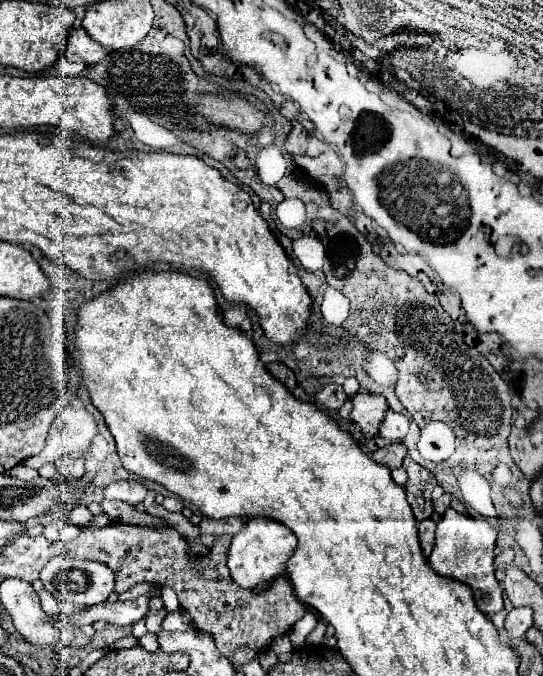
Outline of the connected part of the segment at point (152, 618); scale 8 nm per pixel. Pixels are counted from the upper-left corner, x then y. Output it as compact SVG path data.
M160 610L160 612L150 614L150 616L146 618L146 628L148 628L148 632L152 632L152 634L160 632L160 624L162 624L162 620L164 620L166 614L168 614L166 610Z

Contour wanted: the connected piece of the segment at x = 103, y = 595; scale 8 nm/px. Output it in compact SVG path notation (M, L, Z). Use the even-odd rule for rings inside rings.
M54 556L40 572L40 582L58 602L72 602L82 606L92 606L104 602L114 590L114 572L100 562L90 560L68 560L64 556Z

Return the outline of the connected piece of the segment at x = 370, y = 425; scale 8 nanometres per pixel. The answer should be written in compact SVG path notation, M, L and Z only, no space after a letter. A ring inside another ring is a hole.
M356 394L352 398L354 410L352 410L352 420L362 428L364 436L372 438L378 434L378 428L384 420L384 412L388 410L388 402L384 396L378 394Z

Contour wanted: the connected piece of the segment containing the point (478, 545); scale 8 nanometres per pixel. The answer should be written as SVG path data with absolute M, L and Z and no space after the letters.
M448 508L442 520L438 522L436 544L428 558L428 564L436 574L454 578L470 586L478 610L488 616L504 608L504 602L500 598L500 584L494 578L494 548L496 548L496 530L486 520L482 518L476 520Z

